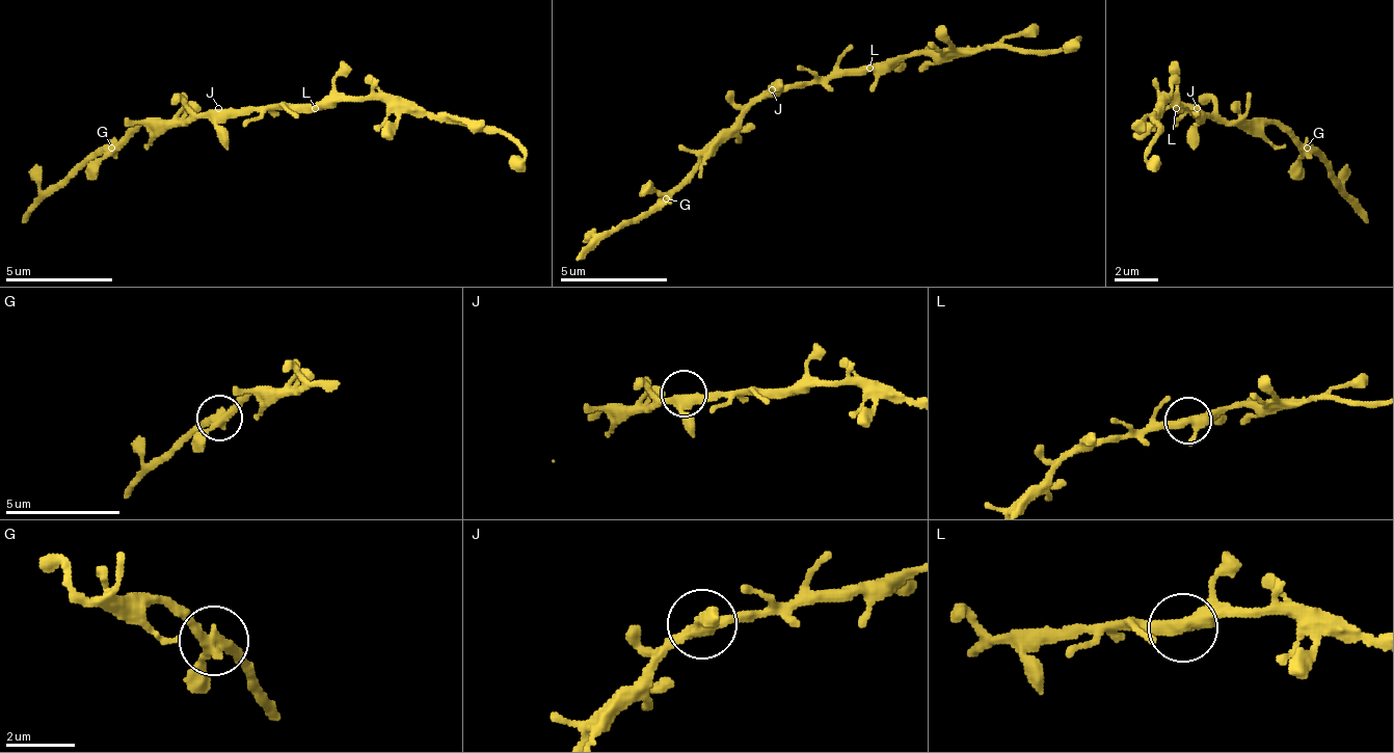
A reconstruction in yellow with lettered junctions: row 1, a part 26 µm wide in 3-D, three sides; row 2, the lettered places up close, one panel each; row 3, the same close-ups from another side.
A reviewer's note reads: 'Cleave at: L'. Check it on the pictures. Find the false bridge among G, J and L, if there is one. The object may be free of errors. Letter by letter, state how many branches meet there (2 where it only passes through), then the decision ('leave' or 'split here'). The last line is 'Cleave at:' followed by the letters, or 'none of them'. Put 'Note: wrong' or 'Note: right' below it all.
G: branches 3; leave
J: branches 3; leave
L: branches 3; leave
Cleave at: none of them
Note: wrong

